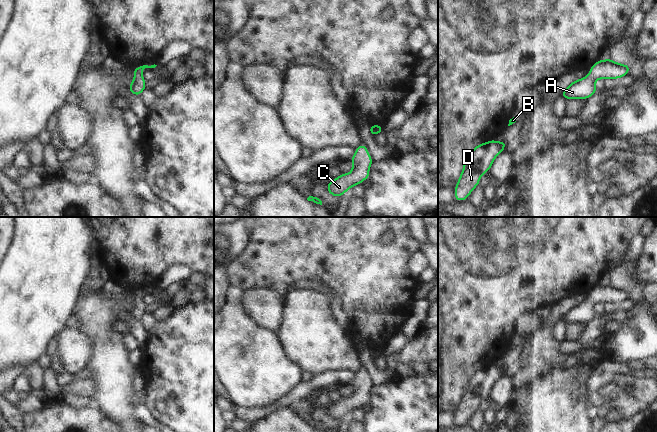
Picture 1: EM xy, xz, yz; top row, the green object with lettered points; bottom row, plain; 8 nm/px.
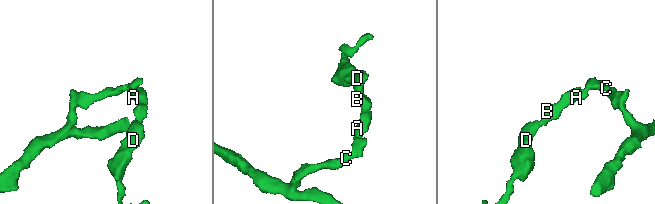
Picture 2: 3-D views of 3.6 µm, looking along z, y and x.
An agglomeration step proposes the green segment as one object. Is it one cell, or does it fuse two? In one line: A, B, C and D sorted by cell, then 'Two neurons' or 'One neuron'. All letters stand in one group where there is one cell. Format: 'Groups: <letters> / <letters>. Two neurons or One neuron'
Groups: A B C D. One neuron

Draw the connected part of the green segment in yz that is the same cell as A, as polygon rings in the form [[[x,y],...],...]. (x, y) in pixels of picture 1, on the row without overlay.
[[[611,282],[599,284],[589,293],[588,300],[572,306],[561,319],[567,324],[588,323],[598,314],[595,310],[596,303],[618,303],[628,298],[629,294],[629,289],[616,287]]]

